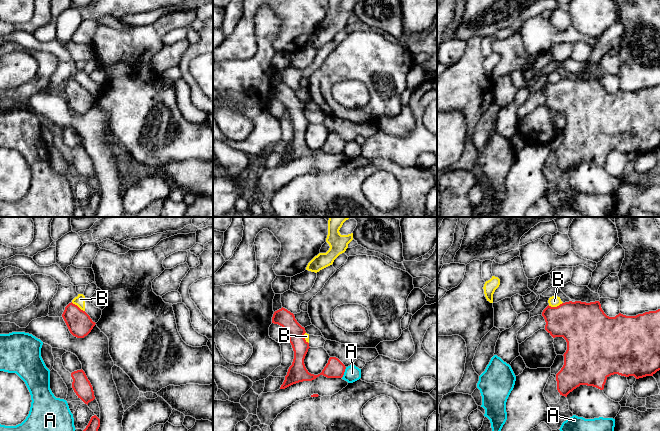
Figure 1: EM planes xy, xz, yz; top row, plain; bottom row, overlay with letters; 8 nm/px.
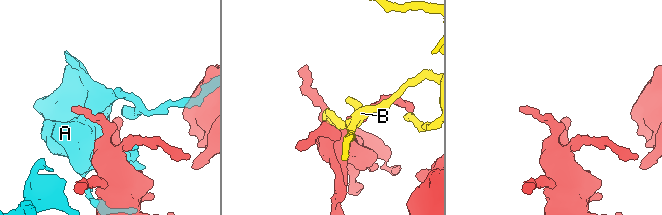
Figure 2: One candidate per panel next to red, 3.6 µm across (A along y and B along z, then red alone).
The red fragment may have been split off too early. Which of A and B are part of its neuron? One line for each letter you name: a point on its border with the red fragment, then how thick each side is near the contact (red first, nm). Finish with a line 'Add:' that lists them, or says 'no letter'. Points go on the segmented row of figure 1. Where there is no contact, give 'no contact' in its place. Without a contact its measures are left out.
Add: no letter

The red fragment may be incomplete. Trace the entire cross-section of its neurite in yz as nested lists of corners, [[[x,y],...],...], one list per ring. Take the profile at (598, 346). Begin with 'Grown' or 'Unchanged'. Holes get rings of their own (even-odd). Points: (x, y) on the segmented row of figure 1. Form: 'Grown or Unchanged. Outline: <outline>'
Unchanged. Outline: [[[569,301],[557,307],[547,306],[542,316],[545,319],[545,330],[553,337],[563,337],[567,342],[564,353],[564,365],[556,374],[557,390],[560,395],[567,395],[580,385],[593,386],[600,390],[609,376],[618,374],[636,379],[653,376],[660,370],[660,309],[649,311],[636,316],[626,316],[621,313],[615,317],[607,316],[599,301],[581,302]]]

